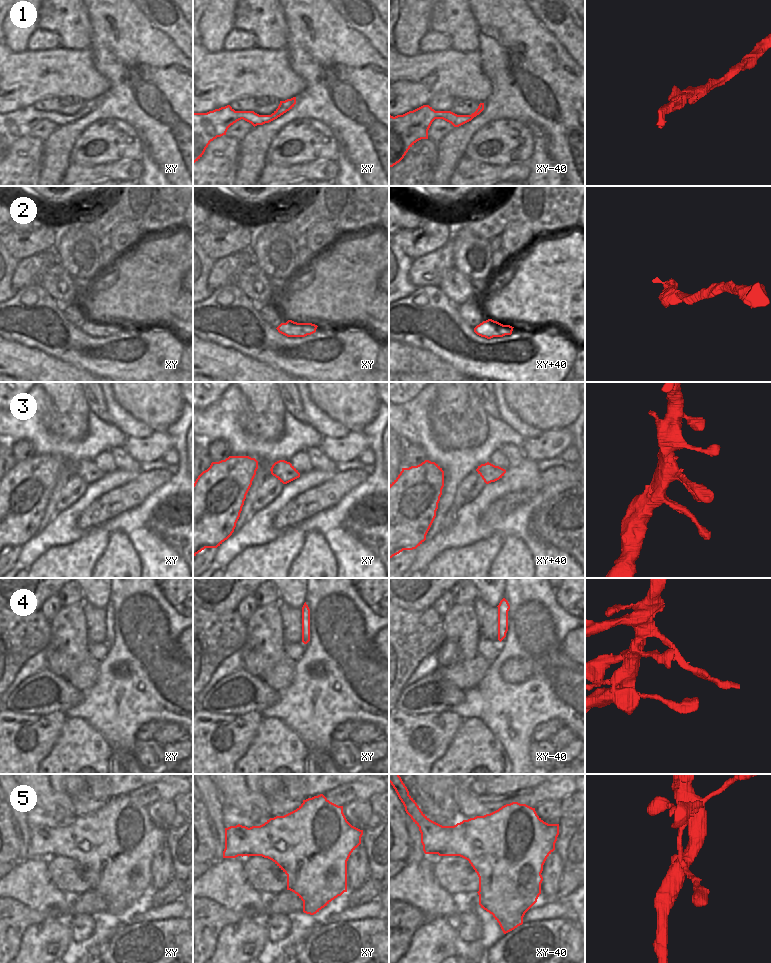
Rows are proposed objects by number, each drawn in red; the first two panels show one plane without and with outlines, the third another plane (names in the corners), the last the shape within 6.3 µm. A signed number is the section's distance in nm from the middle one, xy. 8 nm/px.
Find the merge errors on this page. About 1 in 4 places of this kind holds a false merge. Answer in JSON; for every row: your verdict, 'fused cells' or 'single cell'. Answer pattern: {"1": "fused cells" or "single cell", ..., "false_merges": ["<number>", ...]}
{"1": "single cell", "2": "single cell", "3": "single cell", "4": "single cell", "5": "single cell", "false_merges": []}

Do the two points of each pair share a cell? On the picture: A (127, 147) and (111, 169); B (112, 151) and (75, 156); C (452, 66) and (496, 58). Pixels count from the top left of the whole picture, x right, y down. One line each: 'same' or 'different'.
A: different
B: same
C: different

